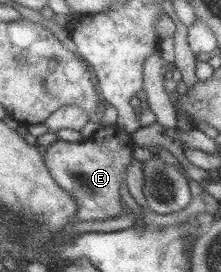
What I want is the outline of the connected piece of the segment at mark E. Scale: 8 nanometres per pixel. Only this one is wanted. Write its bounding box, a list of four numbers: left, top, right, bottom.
[43,125,134,225]

